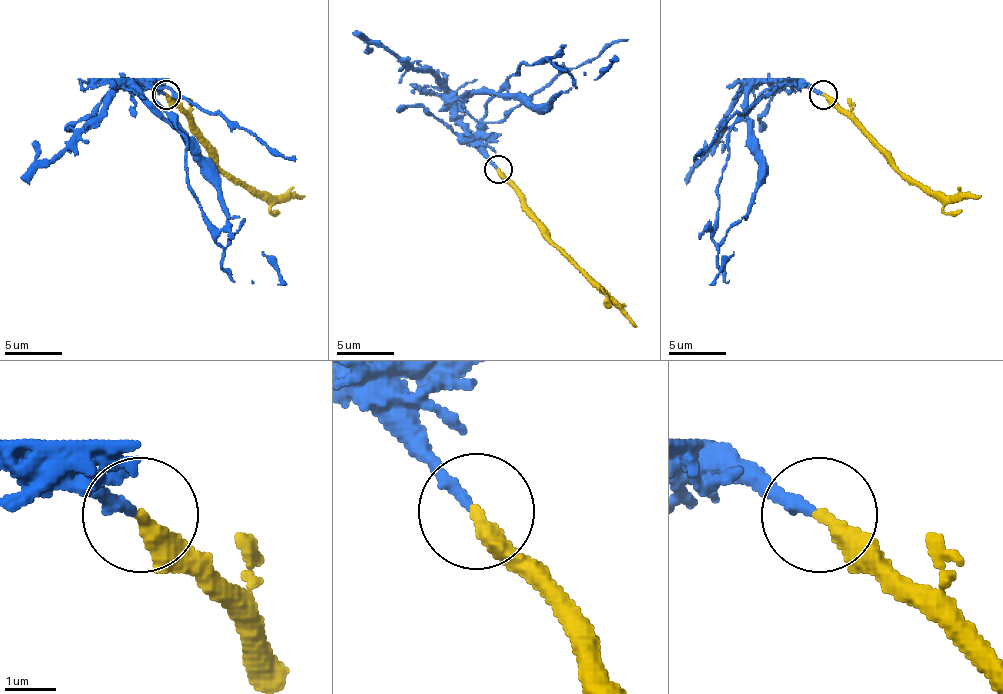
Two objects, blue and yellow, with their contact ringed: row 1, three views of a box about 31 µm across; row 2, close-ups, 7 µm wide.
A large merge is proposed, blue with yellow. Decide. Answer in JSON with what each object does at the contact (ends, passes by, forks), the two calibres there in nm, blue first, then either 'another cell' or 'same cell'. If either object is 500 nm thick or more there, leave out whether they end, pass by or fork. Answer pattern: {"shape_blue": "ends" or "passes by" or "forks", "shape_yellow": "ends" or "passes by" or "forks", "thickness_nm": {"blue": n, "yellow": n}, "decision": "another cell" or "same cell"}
{"shape_blue": "ends", "shape_yellow": "ends", "thickness_nm": {"blue": 240, "yellow": 360}, "decision": "another cell"}

